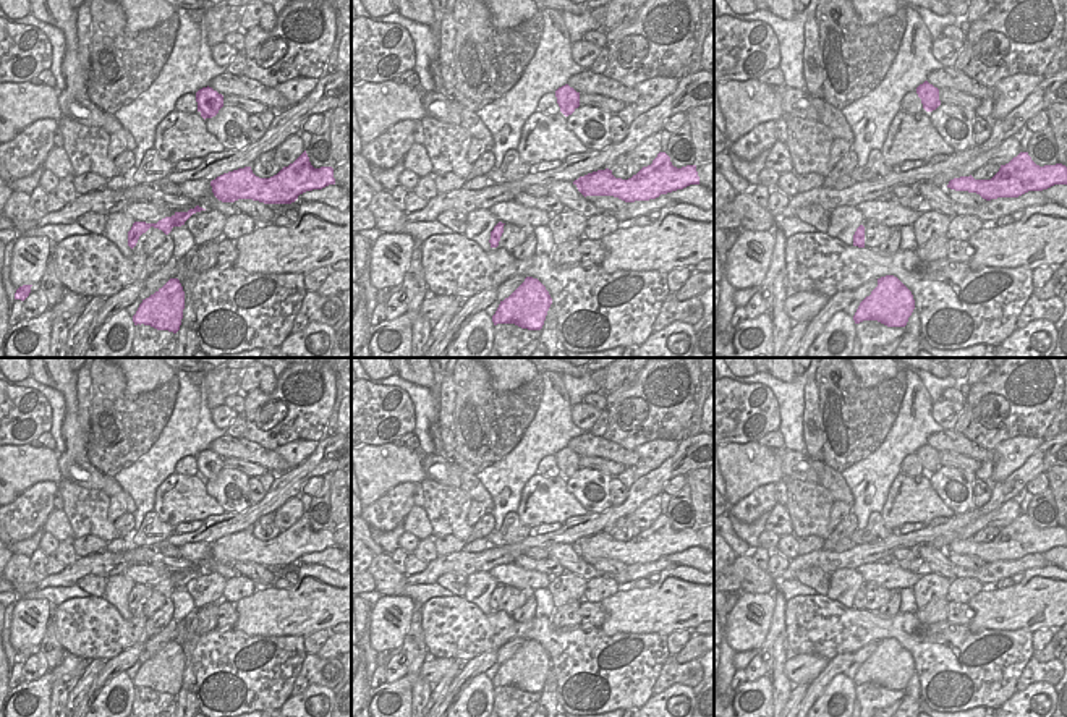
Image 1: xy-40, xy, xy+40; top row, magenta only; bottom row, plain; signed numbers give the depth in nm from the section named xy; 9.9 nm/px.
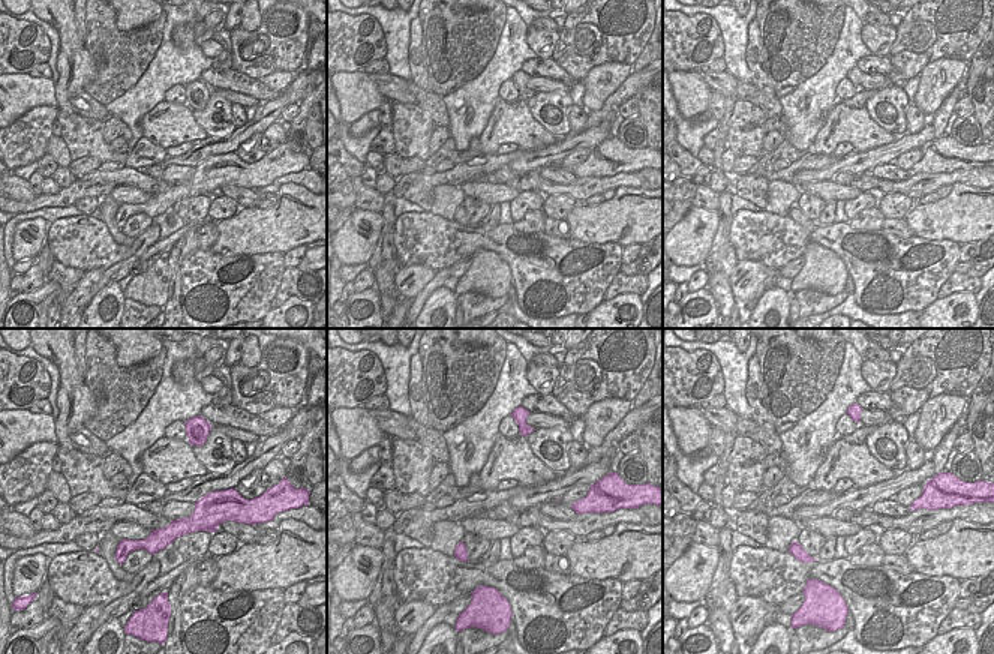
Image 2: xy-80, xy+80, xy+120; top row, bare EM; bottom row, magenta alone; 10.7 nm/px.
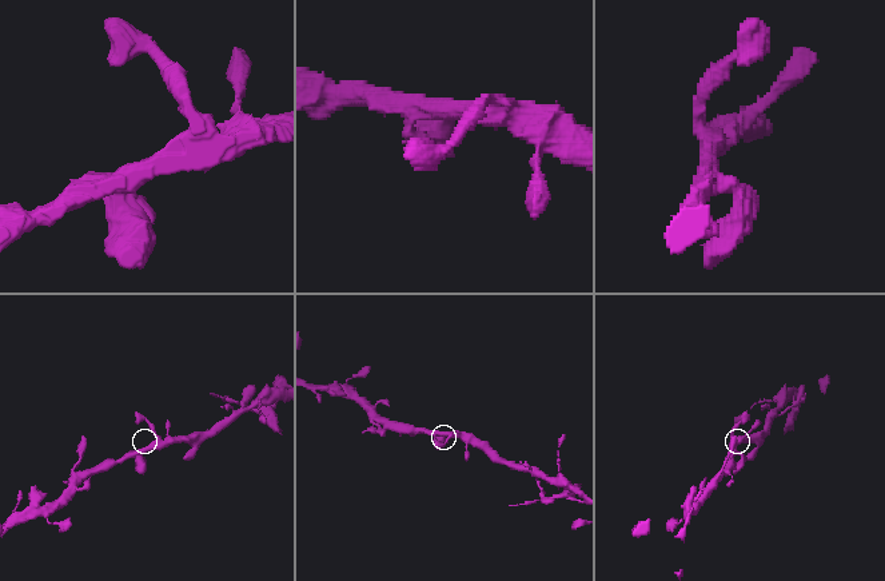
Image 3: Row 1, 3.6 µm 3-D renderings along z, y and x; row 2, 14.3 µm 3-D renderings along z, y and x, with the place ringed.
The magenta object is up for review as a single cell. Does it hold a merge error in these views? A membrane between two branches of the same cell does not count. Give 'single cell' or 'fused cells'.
single cell

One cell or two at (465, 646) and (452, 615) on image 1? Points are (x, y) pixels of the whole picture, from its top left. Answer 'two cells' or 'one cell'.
one cell

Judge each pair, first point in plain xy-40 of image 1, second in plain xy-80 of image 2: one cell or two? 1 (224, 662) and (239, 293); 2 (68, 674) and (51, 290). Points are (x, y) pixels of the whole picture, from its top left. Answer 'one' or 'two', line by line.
1: one
2: one

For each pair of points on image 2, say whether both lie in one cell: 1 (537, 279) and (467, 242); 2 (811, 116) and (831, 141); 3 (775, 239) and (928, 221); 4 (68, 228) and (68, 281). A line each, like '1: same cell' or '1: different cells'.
1: same cell
2: different cells
3: different cells
4: different cells

